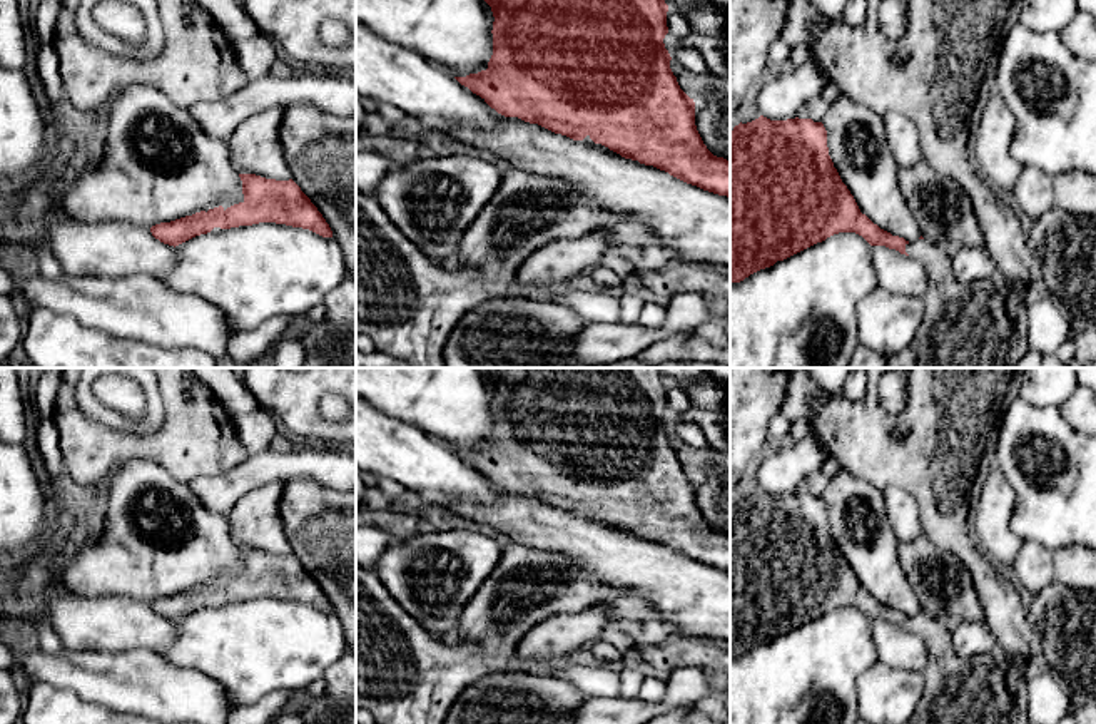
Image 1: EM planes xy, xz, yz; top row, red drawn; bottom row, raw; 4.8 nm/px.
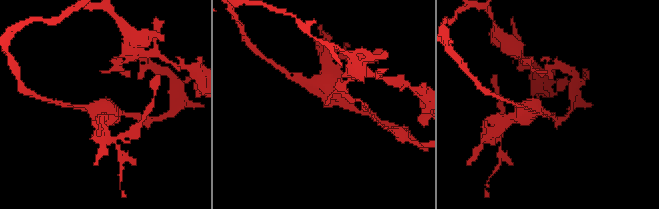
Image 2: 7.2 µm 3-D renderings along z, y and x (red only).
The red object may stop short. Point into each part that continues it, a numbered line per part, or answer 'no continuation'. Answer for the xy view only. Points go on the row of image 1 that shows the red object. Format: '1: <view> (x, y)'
no continuation

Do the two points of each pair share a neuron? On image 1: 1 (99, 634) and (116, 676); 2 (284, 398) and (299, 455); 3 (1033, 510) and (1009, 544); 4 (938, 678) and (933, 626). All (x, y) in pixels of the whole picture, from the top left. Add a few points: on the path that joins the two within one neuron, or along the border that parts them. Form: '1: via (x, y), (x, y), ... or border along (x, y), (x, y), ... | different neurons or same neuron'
1: border along (67, 647), (114, 652), (144, 649) | different neurons
2: border along (296, 440), (331, 447) | different neurons
3: border along (1014, 495), (1011, 530), (1023, 540) | different neurons
4: via (938, 664), (938, 639) | same neuron

